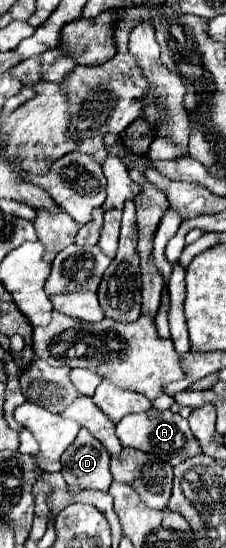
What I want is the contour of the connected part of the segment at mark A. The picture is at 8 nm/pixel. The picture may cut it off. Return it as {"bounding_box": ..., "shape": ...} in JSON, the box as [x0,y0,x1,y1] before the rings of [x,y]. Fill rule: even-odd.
{"bounding_box":[116,408,202,466],"shape":[[[152,408],[148,412],[140,412],[140,414],[128,414],[118,422],[116,434],[118,434],[122,446],[138,448],[138,450],[154,454],[158,458],[166,458],[166,462],[170,462],[170,466],[178,466],[186,458],[194,458],[194,456],[202,454],[198,440],[194,438],[194,434],[190,434],[188,420],[172,410],[160,412],[160,410]]]}

